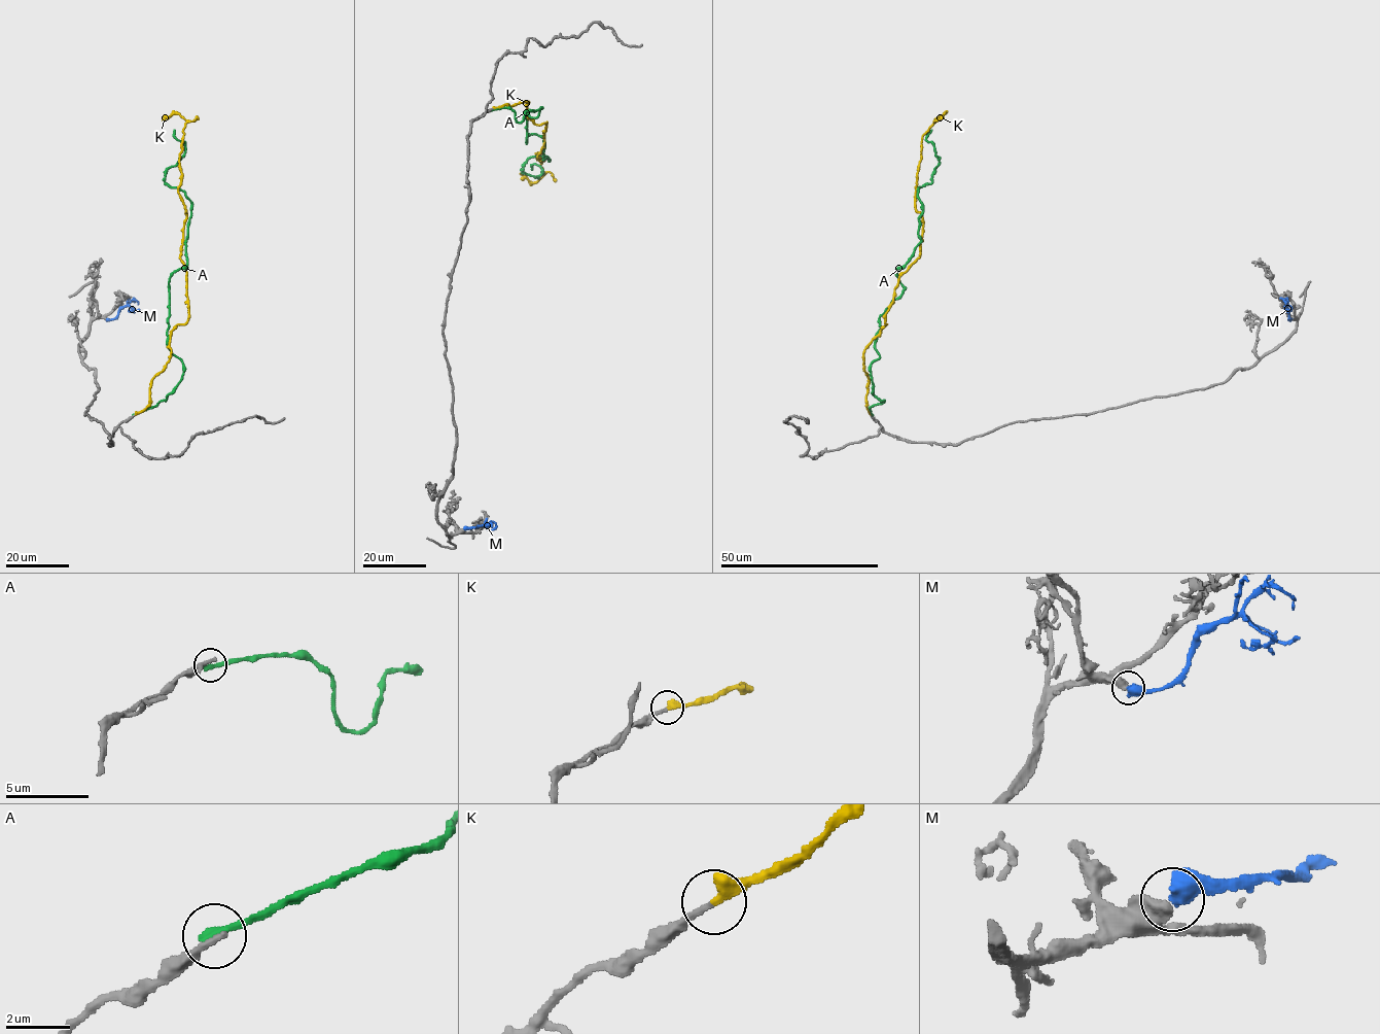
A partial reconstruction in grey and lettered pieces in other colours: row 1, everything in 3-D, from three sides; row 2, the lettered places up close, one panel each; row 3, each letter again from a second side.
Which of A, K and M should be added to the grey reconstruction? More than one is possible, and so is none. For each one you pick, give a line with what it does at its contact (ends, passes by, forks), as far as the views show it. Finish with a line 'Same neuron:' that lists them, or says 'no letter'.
K: it ends
Same neuron: K

